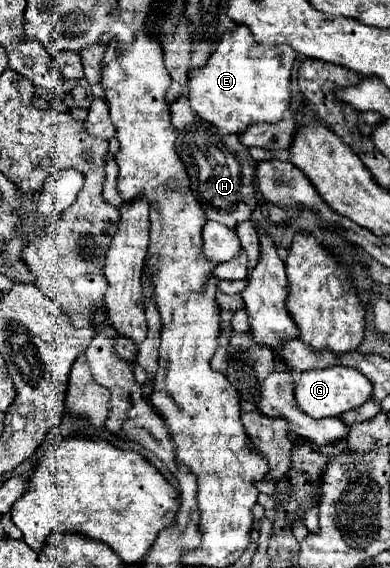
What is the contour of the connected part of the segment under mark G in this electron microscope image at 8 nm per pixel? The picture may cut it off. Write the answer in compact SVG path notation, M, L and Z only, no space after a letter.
M330 366L322 370L308 370L302 372L296 380L294 388L296 404L302 412L314 418L326 418L326 416L340 416L342 412L348 412L352 408L358 408L372 396L372 382L364 378L360 372L348 366Z

